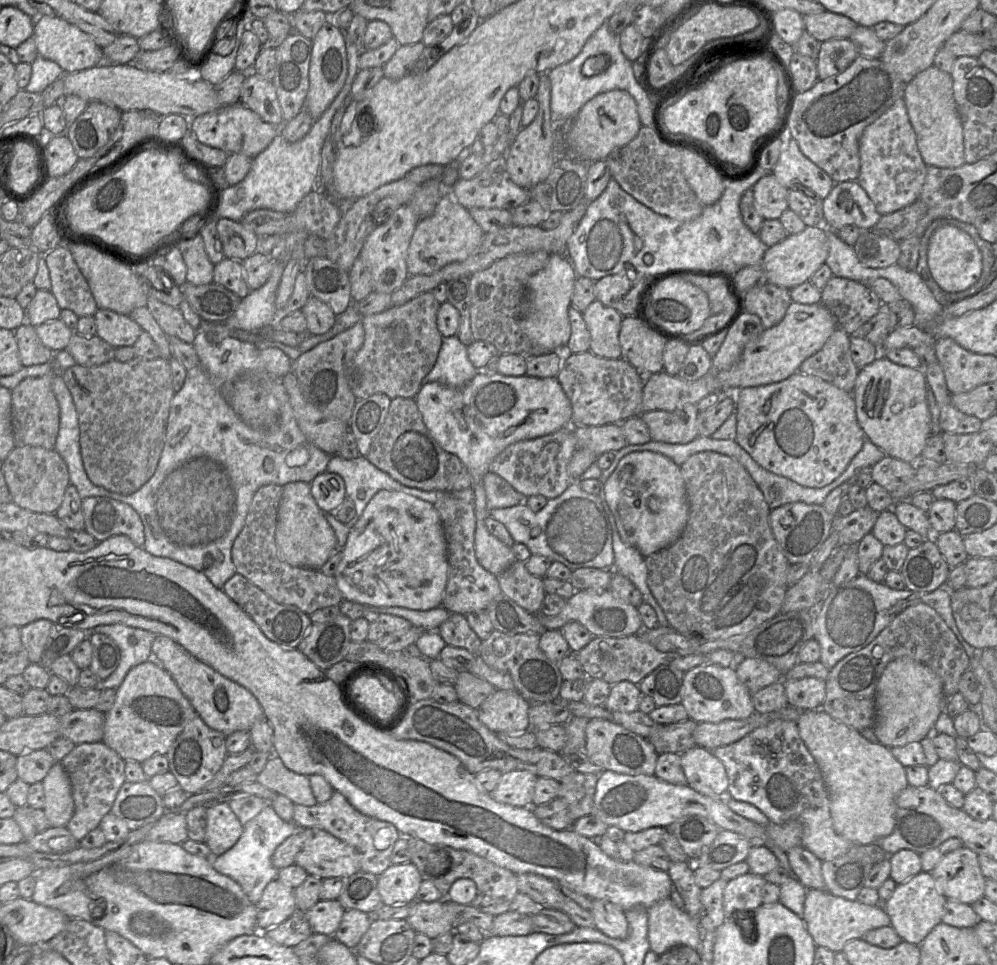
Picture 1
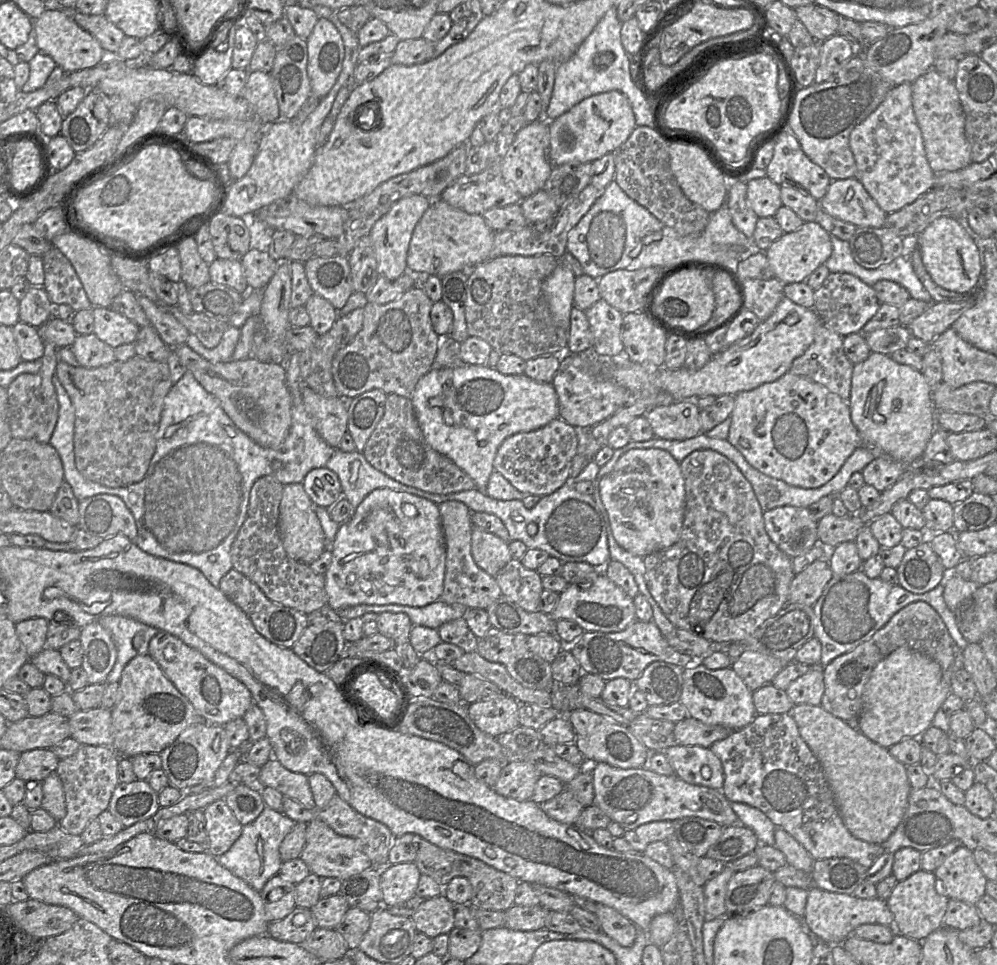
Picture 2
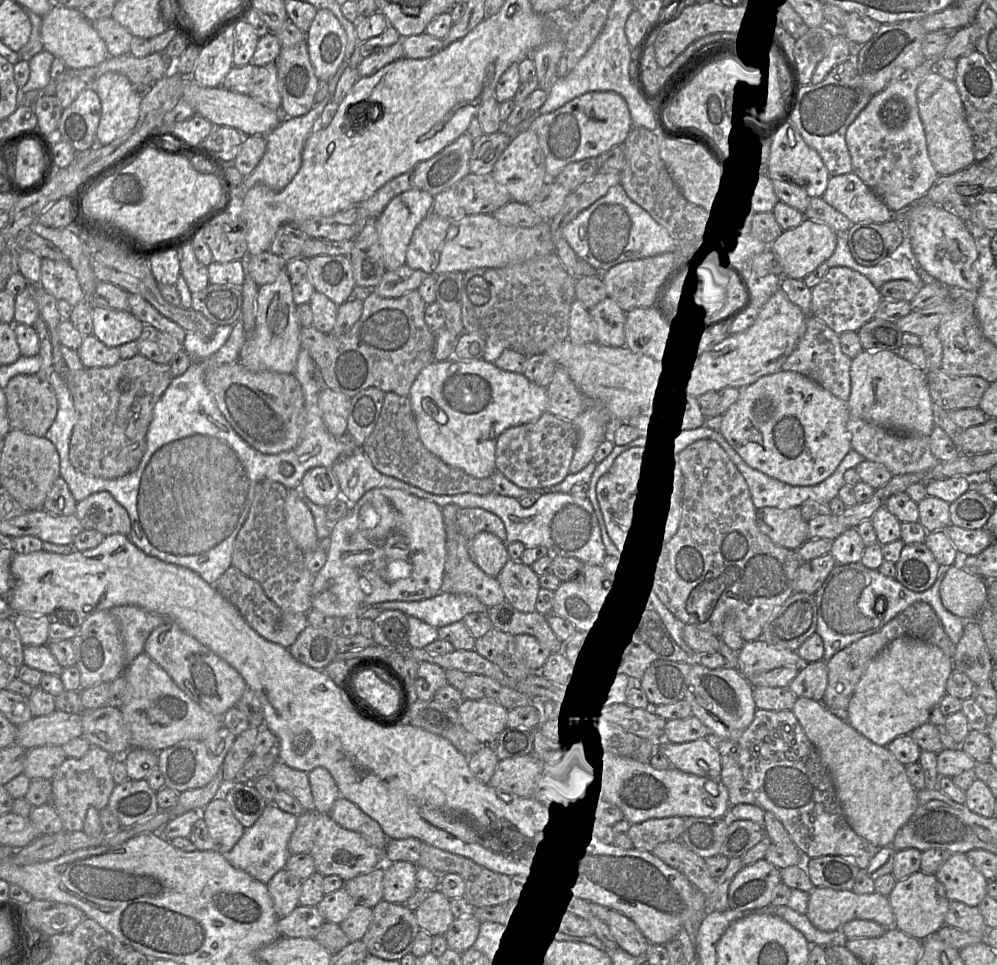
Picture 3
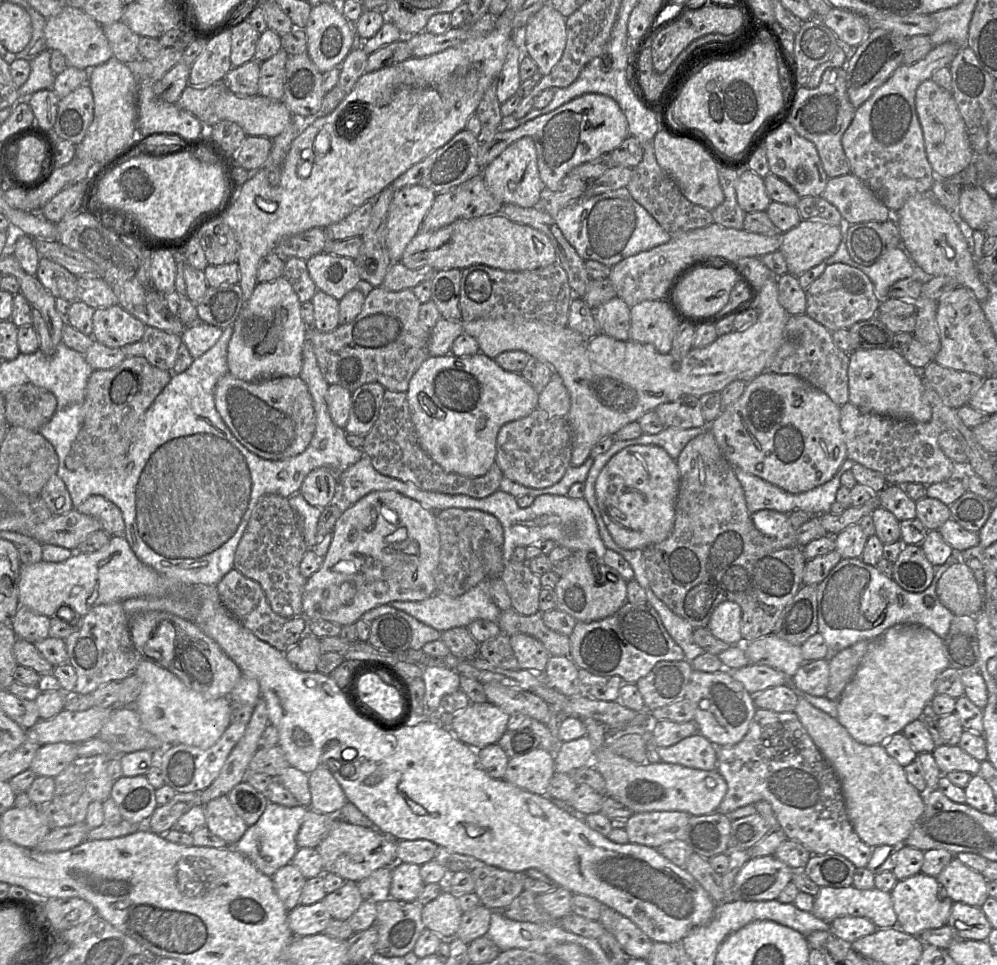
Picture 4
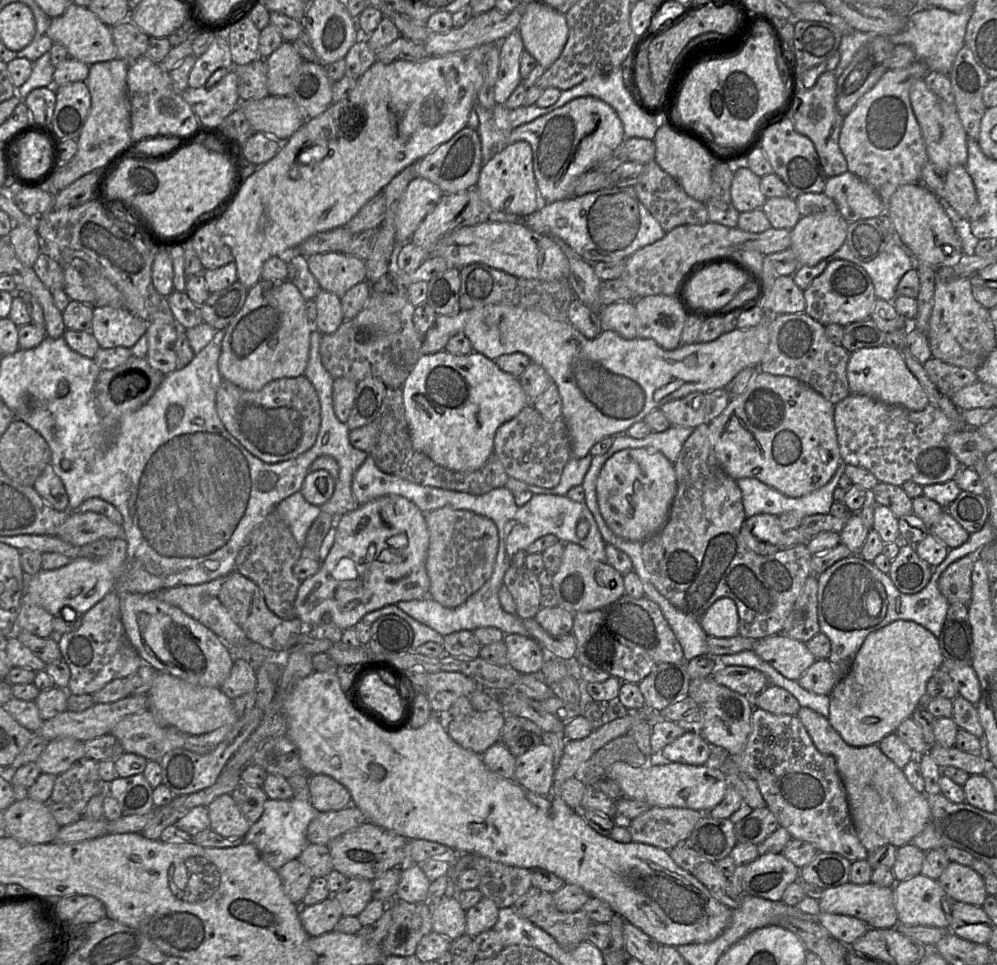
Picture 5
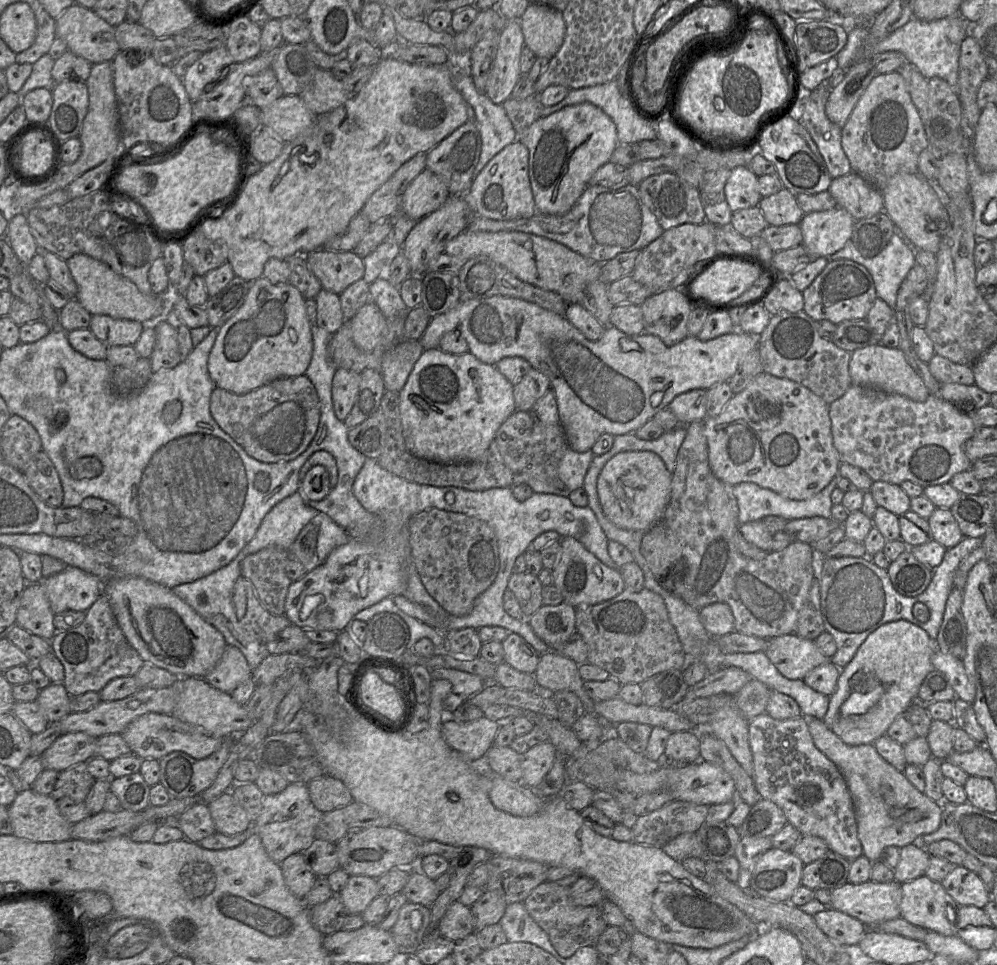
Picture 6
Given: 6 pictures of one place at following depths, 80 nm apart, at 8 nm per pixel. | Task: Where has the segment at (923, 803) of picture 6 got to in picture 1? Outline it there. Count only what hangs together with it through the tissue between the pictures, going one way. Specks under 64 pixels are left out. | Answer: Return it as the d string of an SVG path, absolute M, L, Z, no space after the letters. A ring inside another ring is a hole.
M822 707L803 711L797 724L800 737L822 773L836 833L854 844L872 844L890 835L895 826L896 798L909 785L905 767L892 755L890 749L879 742L870 742L856 729L832 718Z

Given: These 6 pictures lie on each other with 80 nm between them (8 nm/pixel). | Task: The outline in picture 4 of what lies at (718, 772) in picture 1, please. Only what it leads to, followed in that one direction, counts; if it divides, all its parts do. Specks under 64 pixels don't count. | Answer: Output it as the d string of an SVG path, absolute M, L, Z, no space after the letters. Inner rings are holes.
M699 732L672 746L656 746L656 751L665 763L700 770L717 769L717 747Z

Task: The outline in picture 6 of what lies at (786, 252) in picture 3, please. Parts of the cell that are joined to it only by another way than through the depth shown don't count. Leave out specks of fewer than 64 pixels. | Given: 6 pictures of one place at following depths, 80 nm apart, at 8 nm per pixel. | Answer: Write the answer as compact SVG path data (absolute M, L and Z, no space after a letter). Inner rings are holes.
M839 206L804 214L799 223L802 233L801 245L811 259L828 258L842 249L851 238L854 222L850 213Z

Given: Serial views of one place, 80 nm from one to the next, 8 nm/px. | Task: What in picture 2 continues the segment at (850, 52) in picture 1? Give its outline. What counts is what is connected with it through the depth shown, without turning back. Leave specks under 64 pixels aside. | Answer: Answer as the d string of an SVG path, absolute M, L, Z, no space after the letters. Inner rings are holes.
M835 34L821 43L820 62L816 69L814 83L827 81L852 57L850 42Z

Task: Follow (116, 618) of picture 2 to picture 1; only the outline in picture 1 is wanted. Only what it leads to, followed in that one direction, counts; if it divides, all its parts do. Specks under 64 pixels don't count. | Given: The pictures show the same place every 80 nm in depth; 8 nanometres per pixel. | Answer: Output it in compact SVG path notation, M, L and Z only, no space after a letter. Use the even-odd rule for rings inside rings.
M120 623L99 625L86 630L87 638L93 633L102 633L115 641L120 649L120 663L116 670L105 680L99 681L97 688L118 689L127 673L135 666L151 657L152 643L156 633Z

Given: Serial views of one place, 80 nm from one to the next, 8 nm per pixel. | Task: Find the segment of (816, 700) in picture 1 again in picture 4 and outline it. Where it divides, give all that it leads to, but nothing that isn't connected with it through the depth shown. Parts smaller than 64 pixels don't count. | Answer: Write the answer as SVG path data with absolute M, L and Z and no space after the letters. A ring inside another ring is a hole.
M824 659L807 662L792 677L792 688L812 696L825 696L829 686L829 661Z

